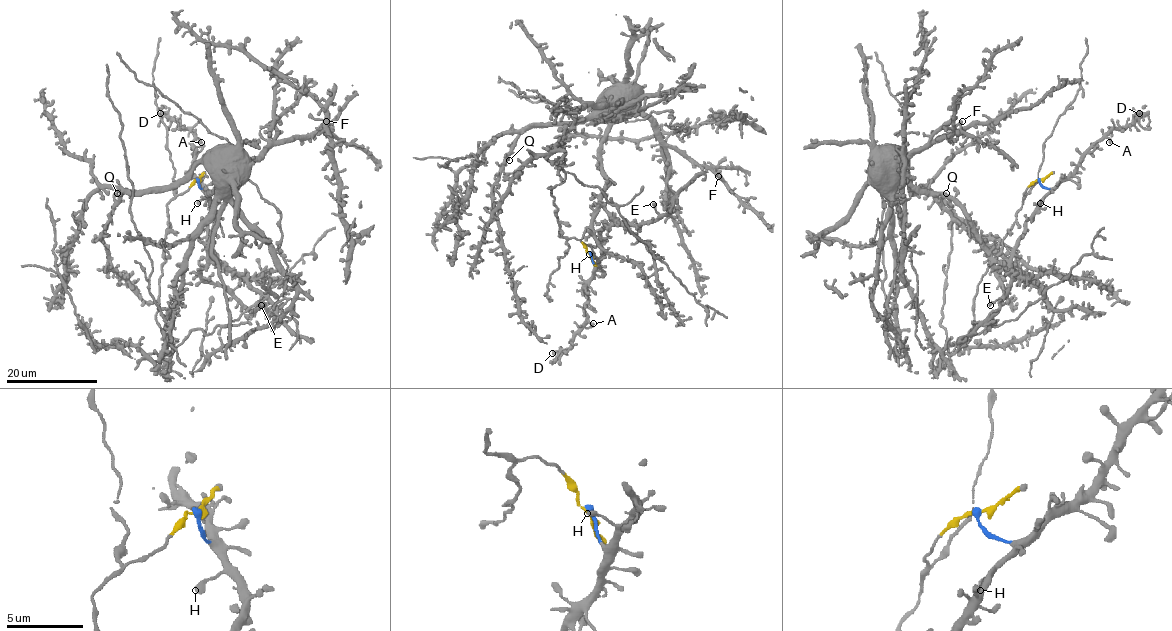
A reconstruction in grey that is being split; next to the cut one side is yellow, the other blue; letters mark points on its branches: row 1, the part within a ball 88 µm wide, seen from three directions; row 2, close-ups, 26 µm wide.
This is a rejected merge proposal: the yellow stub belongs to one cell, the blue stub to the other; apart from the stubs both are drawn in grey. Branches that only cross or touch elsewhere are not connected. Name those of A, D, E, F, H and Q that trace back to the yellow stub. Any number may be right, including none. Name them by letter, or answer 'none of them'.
F, Q

